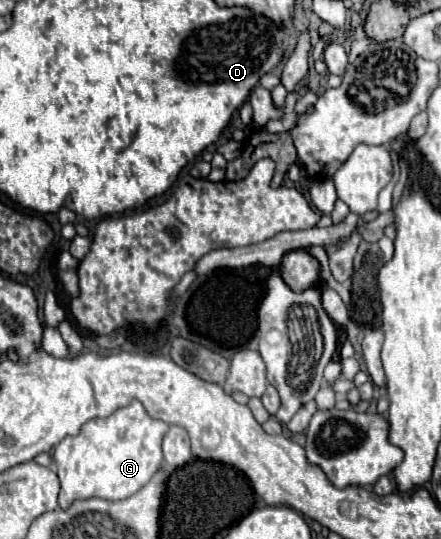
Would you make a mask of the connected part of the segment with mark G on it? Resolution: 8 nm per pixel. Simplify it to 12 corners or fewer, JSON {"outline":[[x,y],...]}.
{"outline":[[139,401],[53,449],[59,507],[121,501],[163,463]]}

